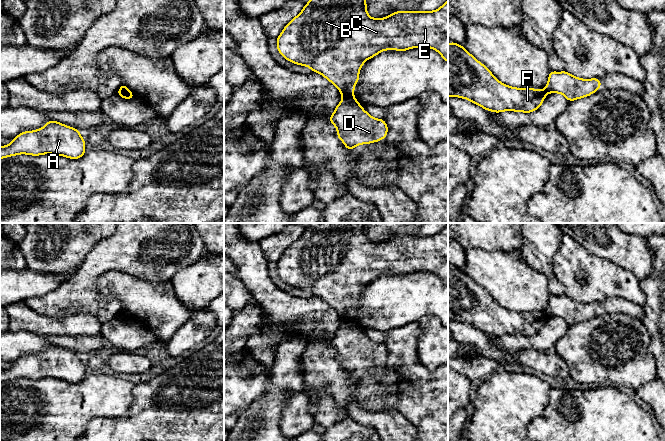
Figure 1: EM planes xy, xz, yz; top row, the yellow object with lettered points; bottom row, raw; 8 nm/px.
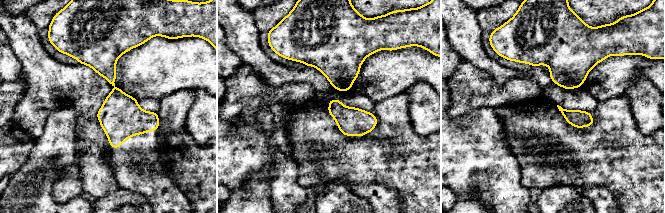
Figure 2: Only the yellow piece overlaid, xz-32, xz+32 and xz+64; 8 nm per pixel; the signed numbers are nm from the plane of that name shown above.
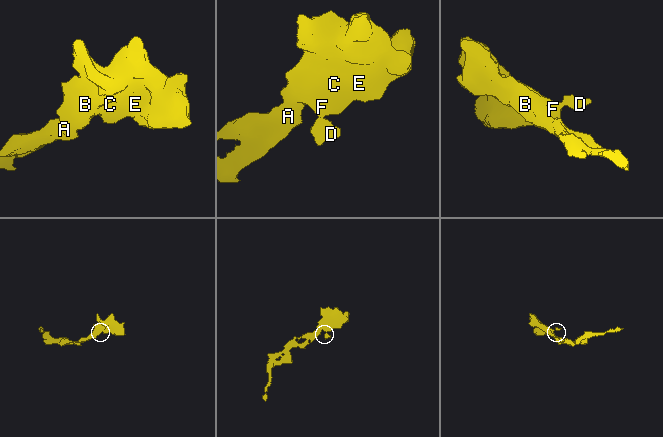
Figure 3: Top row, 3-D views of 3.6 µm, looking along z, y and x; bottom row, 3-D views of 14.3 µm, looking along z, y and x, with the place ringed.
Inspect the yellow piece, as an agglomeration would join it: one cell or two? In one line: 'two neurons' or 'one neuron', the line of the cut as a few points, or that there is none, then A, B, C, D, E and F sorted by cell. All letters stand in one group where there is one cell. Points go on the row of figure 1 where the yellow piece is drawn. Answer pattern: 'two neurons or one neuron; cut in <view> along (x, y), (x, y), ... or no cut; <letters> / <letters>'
two neurons; cut in xz along (352, 95), (343, 97); A B C E F / D

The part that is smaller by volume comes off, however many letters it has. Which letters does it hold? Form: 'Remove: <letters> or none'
Remove: D

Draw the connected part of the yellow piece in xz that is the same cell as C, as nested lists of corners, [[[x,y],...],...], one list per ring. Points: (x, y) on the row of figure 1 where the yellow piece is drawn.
[[[310,0],[277,37],[277,49],[288,61],[309,67],[335,85],[343,97],[354,96],[363,63],[384,50],[406,51],[411,48],[429,47],[448,62],[448,0],[434,11],[396,11],[386,18],[371,18],[366,0]]]

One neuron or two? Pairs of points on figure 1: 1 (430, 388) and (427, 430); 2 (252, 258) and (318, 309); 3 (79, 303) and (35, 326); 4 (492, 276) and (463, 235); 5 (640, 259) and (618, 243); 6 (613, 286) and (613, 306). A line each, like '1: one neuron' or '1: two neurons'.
1: one neuron
2: one neuron
3: two neurons
4: two neurons
5: one neuron
6: two neurons

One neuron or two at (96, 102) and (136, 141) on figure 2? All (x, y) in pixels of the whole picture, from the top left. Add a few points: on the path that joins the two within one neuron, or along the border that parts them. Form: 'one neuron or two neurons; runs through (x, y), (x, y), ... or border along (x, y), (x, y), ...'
two neurons; border along (106, 97), (96, 115)

